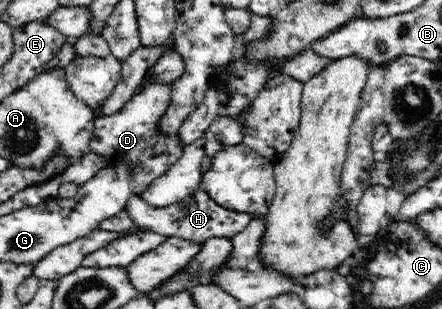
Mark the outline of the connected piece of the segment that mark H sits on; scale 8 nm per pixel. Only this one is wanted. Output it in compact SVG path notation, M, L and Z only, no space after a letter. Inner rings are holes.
M202 188L197 189L180 202L165 208L150 206L139 195L133 194L129 198L125 210L135 221L136 226L142 230L151 231L164 237L187 239L187 241L199 245L203 245L206 240L212 238L231 239L232 236L241 232L251 222L251 215L247 215L247 213L235 213L235 211L219 207Z

